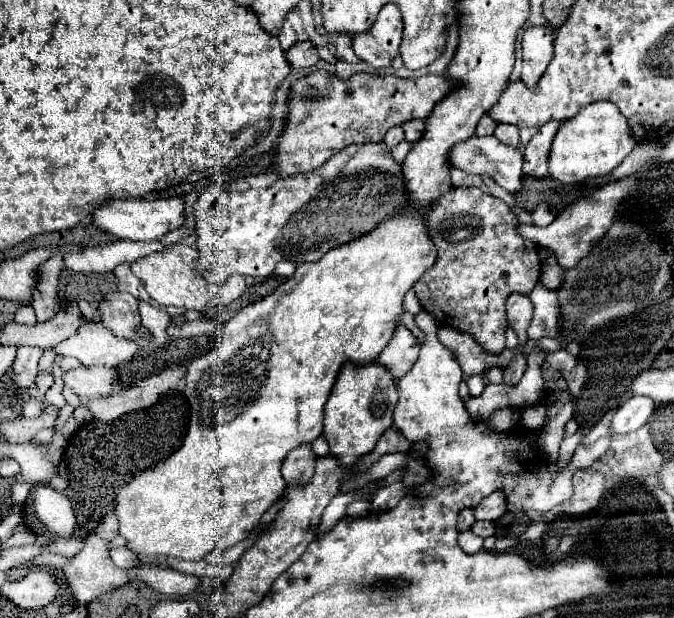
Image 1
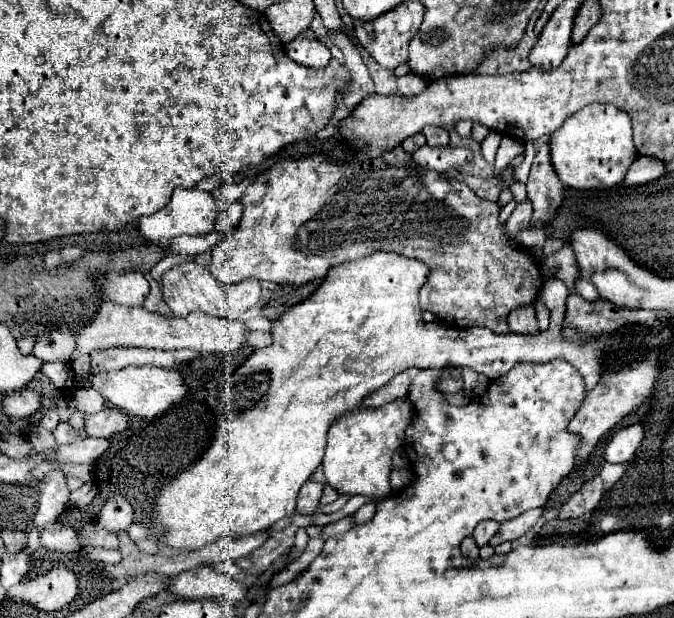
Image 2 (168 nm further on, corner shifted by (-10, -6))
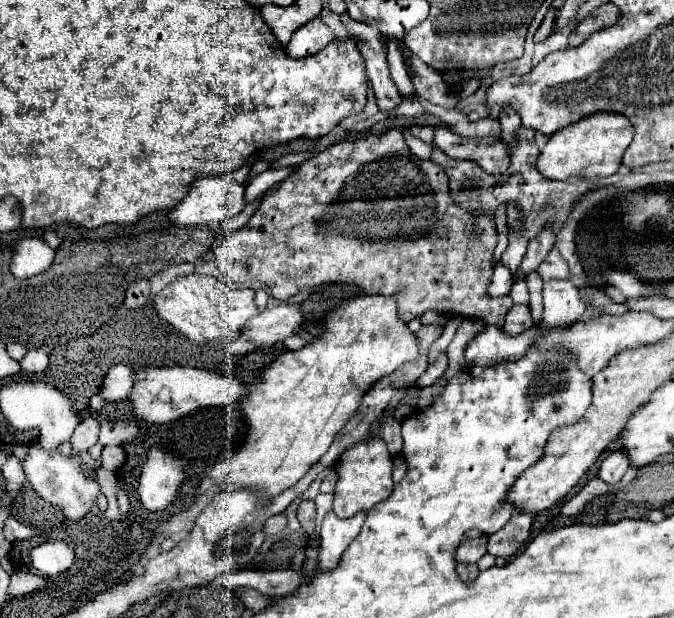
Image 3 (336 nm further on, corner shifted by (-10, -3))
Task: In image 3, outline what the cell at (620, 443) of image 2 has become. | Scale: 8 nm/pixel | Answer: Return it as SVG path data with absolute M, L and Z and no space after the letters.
M616 449L606 455L606 459L600 465L598 475L606 483L616 483L628 471L628 467L630 467L630 463L628 463L628 457L624 457L624 449Z

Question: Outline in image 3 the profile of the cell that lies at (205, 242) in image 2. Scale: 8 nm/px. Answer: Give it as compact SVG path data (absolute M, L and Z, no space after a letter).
M284 167L284 169L268 169L266 173L256 175L250 185L248 185L248 195L246 195L246 205L258 201L270 187L274 187L276 183L280 183L282 179L286 179L292 173L292 167Z

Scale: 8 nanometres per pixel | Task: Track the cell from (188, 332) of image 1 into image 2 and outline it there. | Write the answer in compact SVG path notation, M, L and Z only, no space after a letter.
M250 331L245 343L254 348L264 348L272 344L272 336L269 332Z

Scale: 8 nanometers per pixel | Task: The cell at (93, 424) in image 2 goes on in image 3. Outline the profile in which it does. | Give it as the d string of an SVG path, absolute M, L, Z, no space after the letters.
M88 417L86 421L82 421L82 423L80 423L78 427L76 427L76 431L74 431L72 439L70 439L70 443L72 443L72 449L74 449L74 453L86 451L88 447L96 445L98 433L100 433L100 423L96 423L96 419Z

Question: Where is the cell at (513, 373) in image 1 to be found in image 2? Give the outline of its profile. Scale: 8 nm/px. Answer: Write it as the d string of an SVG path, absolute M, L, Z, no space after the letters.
M522 306L520 310L512 310L512 314L508 314L508 326L512 332L520 334L539 332L534 306Z

